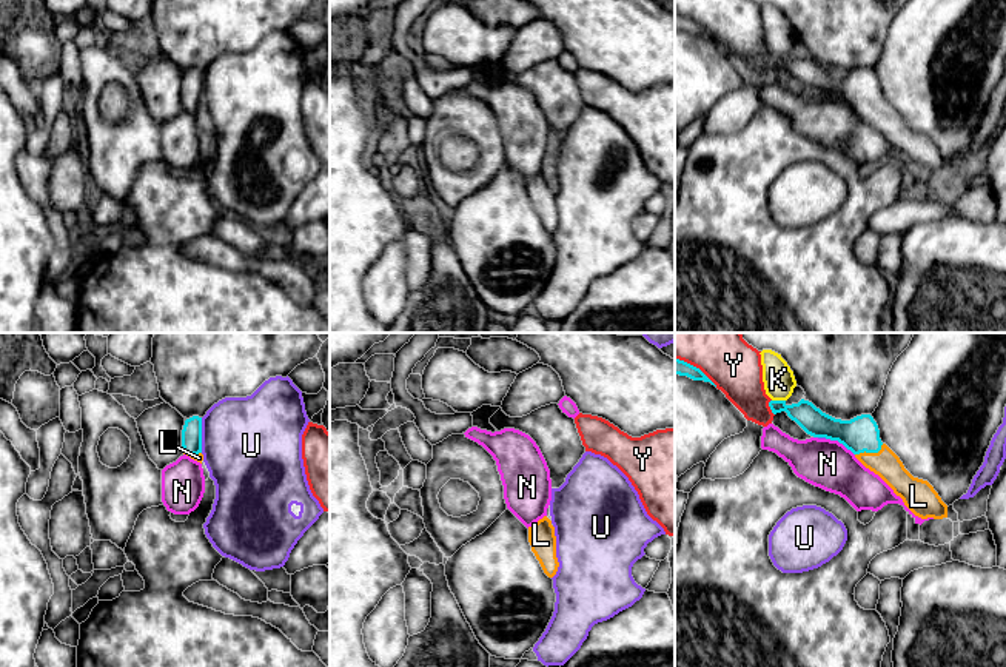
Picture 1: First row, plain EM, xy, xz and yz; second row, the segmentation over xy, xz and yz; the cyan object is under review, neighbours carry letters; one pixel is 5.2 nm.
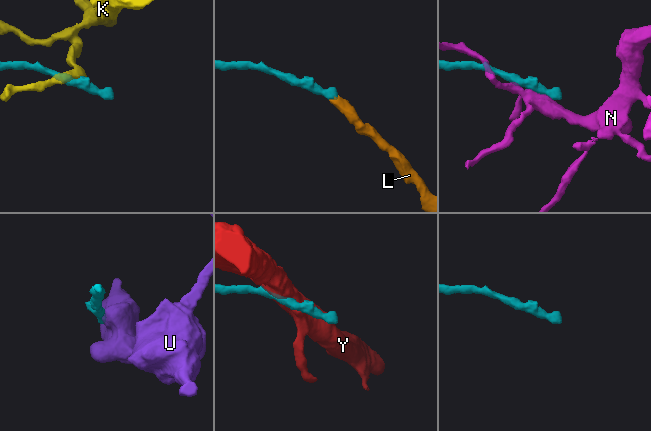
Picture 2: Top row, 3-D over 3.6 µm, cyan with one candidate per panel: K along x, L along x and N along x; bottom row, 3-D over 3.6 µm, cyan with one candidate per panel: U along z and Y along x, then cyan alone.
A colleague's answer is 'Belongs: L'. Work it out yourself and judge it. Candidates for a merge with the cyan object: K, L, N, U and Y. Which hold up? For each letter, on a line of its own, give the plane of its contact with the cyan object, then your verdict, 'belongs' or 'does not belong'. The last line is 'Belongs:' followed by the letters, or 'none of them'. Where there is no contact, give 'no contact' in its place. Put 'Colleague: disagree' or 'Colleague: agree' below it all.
K: yz | does not belong
L: yz | belongs
N: yz | does not belong
U: xy | does not belong
Y: yz | does not belong
Belongs: L
Colleague: agree

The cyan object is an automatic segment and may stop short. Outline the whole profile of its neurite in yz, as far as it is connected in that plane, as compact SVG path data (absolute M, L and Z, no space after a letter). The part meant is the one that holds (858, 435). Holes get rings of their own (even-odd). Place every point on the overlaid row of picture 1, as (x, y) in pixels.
M801 399L787 405L786 401L770 401L773 414L786 411L807 434L838 441L870 471L878 474L904 505L918 518L947 518L947 505L934 487L914 478L900 458L880 439L880 430L870 414L861 414L850 421L835 419L812 402Z

